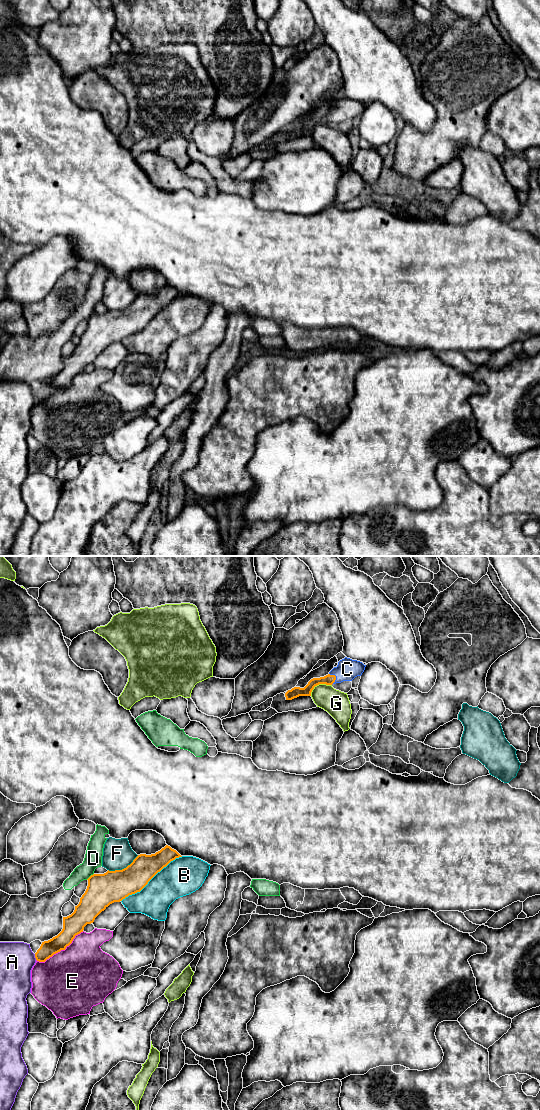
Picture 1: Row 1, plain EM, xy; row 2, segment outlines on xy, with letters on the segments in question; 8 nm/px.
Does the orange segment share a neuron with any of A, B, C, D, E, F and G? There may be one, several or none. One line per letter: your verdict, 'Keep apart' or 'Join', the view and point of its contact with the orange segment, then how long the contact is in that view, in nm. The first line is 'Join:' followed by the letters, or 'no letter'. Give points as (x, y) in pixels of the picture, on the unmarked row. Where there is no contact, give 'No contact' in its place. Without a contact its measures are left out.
Join: C
A: Keep apart. Touches orange at xy (35, 397). Shared border 50 nm
B: Keep apart. Touches orange at xy (151, 318). Shared border 600 nm
C: Join. Touches orange at xy (335, 117). Shared border 90 nm
D: Keep apart. Touches orange at xy (90, 316). Shared border 80 nm
E: Keep apart. Touches orange at xy (60, 390). Shared border 440 nm
F: Keep apart. Touches orange at xy (124, 308). Shared border 280 nm
G: Keep apart. Touches orange at xy (318, 124). Shared border 200 nm

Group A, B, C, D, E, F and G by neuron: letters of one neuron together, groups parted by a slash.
A / B / C / D / E / F / G

